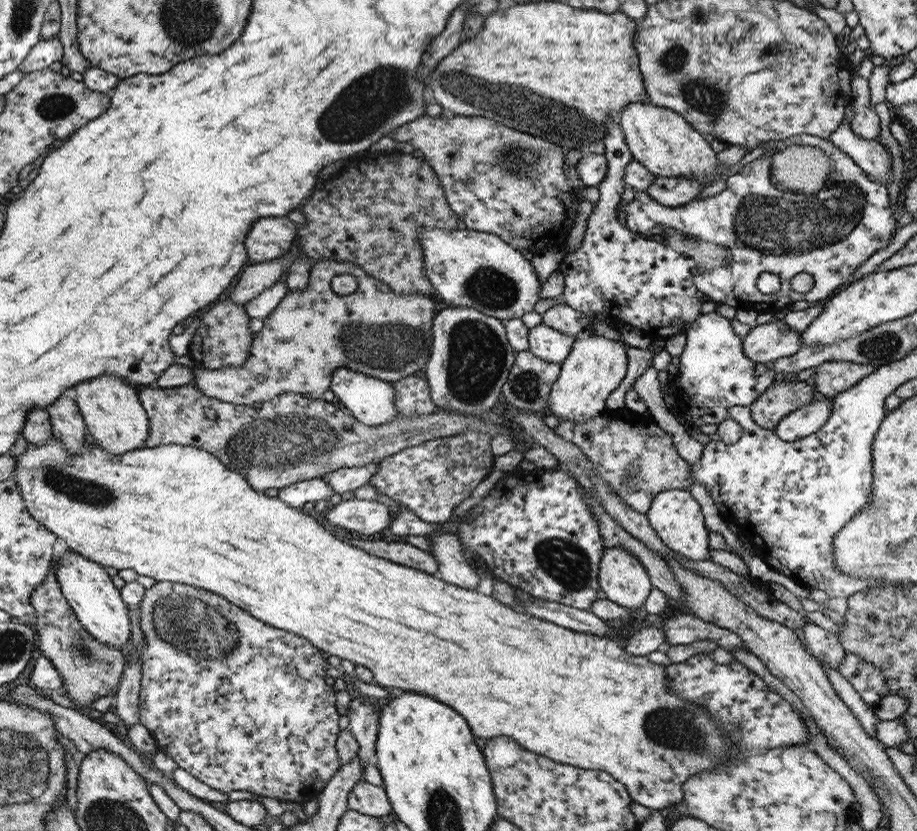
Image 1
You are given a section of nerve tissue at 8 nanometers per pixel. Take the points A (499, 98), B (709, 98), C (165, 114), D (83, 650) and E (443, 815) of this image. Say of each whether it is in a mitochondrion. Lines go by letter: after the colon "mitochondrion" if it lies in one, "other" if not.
A: mitochondrion
B: mitochondrion
C: other
D: mitochondrion
E: mitochondrion

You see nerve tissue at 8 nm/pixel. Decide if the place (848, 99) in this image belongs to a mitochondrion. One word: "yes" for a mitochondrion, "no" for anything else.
no

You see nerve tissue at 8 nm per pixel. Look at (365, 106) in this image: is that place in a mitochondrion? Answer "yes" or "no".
yes

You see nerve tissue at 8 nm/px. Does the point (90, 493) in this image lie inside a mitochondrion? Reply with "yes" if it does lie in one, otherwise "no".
yes

